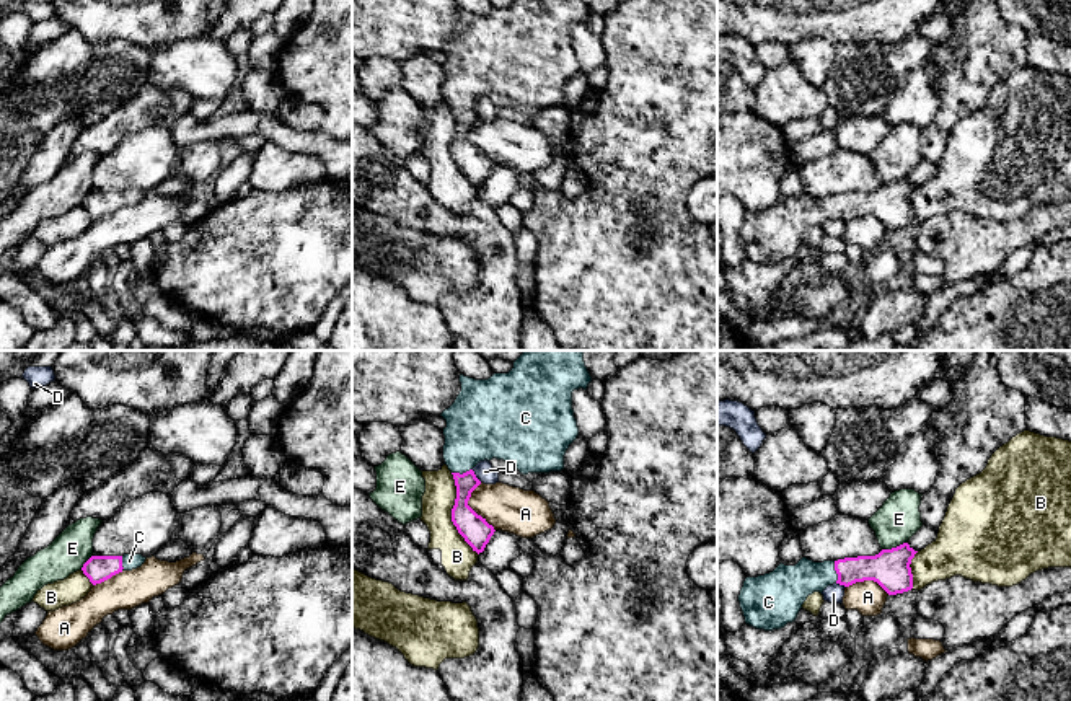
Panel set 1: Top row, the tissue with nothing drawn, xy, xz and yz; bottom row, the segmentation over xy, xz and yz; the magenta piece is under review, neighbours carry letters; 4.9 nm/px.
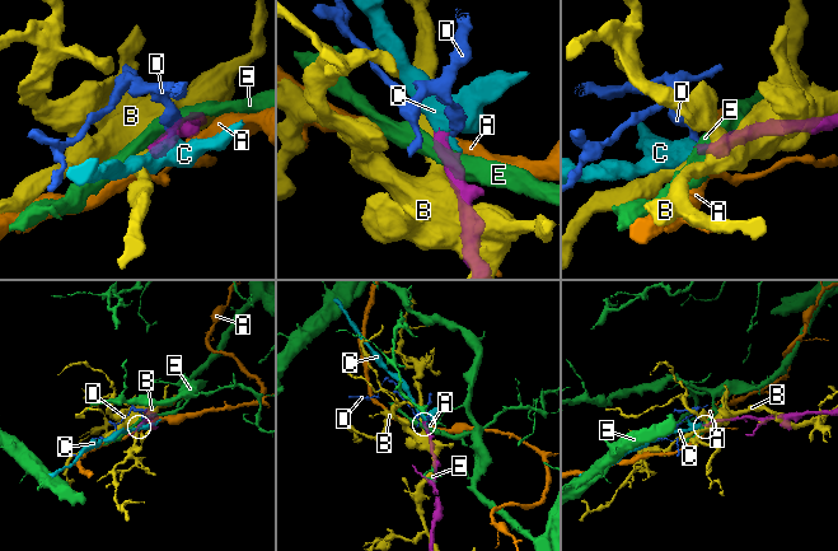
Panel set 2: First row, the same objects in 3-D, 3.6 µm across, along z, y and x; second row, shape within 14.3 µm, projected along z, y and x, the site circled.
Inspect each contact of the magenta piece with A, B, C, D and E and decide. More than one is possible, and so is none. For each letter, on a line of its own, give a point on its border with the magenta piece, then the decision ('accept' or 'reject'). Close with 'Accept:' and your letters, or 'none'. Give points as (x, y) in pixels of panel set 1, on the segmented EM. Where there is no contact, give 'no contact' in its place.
A: xz (470, 507) | reject
B: xz (452, 514) | reject
C: yz (837, 573) | accept
D: xz (475, 476) | reject
E: yz (894, 548) | reject
Accept: C

